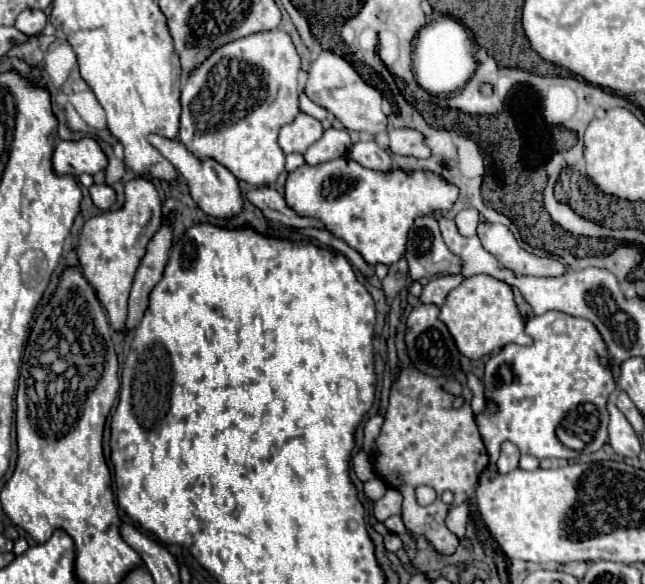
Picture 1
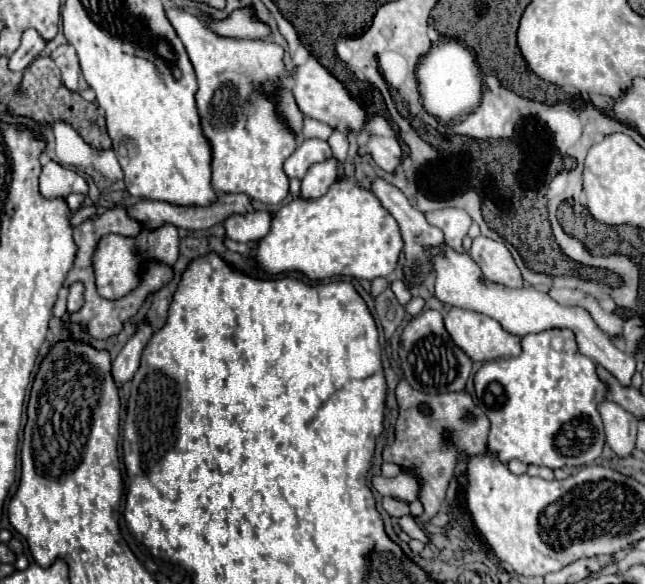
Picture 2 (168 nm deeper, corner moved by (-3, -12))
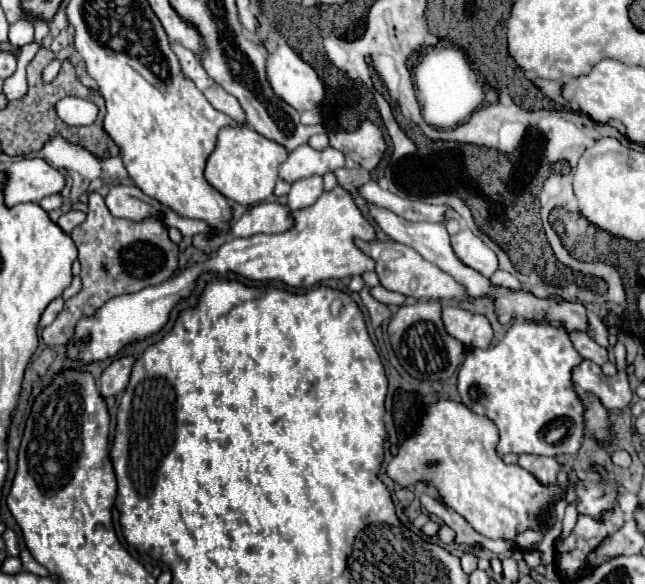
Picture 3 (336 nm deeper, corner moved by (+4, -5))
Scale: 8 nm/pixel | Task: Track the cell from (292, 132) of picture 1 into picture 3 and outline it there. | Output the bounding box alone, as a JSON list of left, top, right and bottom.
[280,143,344,183]

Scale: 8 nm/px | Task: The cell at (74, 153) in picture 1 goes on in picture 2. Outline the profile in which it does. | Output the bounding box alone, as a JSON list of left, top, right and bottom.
[39,160,87,198]

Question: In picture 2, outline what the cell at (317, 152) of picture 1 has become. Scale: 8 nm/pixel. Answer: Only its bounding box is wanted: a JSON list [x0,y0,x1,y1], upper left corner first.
[301,158,337,200]

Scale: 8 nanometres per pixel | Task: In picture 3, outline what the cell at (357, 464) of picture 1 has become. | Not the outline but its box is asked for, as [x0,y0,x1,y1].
[386,399,618,541]

